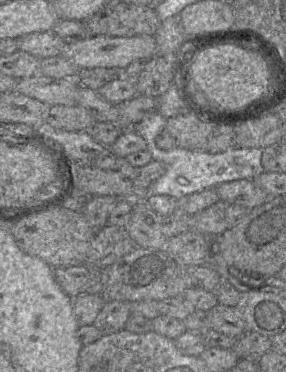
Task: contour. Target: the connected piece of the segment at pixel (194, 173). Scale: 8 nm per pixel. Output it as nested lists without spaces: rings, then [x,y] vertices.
[[[157,110],[148,113],[140,122],[134,124],[132,129],[141,135],[146,141],[147,149],[152,159],[165,165],[165,172],[155,180],[148,188],[148,195],[168,195],[177,200],[185,195],[199,192],[209,188],[216,188],[228,181],[249,179],[254,180],[264,172],[261,157],[262,148],[244,148],[232,146],[231,148],[217,153],[208,150],[189,150],[174,147],[164,150],[156,145],[156,137],[163,131],[166,118]]]

